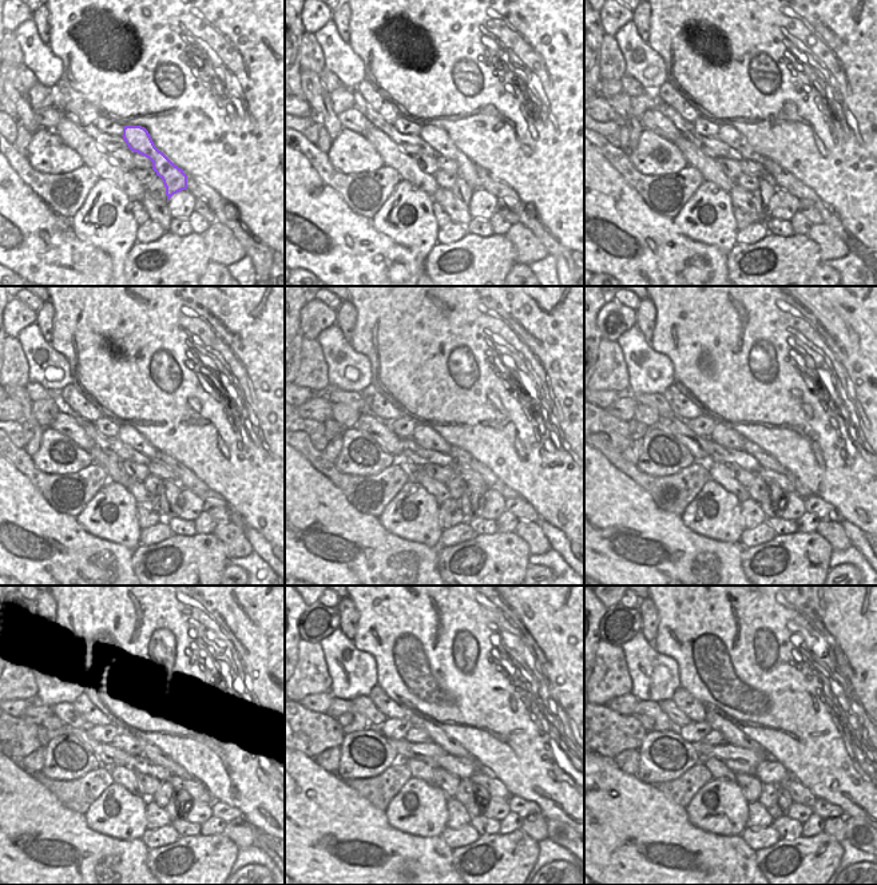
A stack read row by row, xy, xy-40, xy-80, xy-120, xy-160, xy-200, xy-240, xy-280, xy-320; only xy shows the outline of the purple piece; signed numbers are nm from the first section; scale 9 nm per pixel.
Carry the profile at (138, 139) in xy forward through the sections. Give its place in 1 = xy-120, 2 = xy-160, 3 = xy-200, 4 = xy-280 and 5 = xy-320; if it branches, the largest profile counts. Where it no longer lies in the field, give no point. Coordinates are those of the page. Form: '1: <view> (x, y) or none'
1: xy-120 (130, 436)
2: xy-160 (427, 437)
3: xy-200 (723, 436)
4: xy-280 (416, 735)
5: xy-320 (714, 738)

